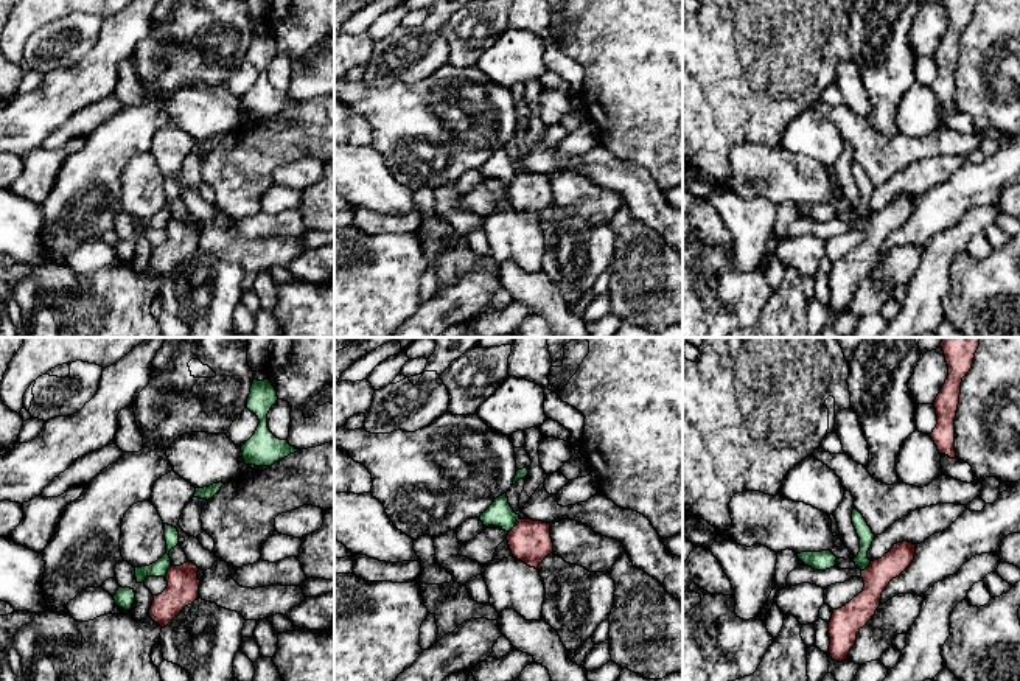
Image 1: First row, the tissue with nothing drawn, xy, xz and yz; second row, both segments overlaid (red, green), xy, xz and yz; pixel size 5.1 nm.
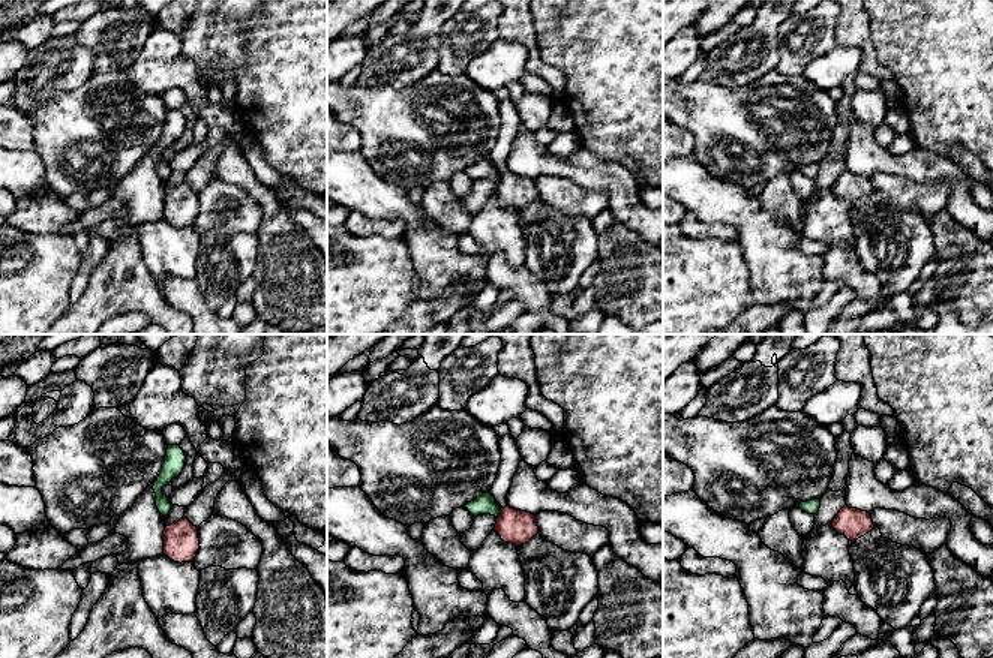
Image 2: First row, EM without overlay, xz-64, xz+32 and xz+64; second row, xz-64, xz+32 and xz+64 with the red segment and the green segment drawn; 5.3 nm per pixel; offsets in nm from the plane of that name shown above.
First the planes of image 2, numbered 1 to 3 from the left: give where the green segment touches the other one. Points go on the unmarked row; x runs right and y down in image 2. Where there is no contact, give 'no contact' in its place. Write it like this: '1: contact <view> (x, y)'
1: no contact
2: contact xz+32 (500, 177)
3: no contact

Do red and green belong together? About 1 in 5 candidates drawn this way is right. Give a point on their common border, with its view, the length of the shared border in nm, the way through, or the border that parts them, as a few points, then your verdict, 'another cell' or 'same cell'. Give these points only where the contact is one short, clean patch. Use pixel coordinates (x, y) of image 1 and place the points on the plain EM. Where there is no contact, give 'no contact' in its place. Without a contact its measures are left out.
xz (515, 178) | 100 nm | along xz (520, 170), (509, 184) | another cell

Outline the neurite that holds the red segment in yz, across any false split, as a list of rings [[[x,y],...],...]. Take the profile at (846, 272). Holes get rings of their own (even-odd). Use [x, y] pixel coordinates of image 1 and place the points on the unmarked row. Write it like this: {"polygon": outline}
{"polygon": [[[908,193],[894,196],[882,210],[861,222],[863,243],[844,258],[833,261],[829,274],[829,306],[833,313],[846,313],[857,294],[857,285],[872,271],[880,258],[882,244],[914,211],[916,197]]]}

